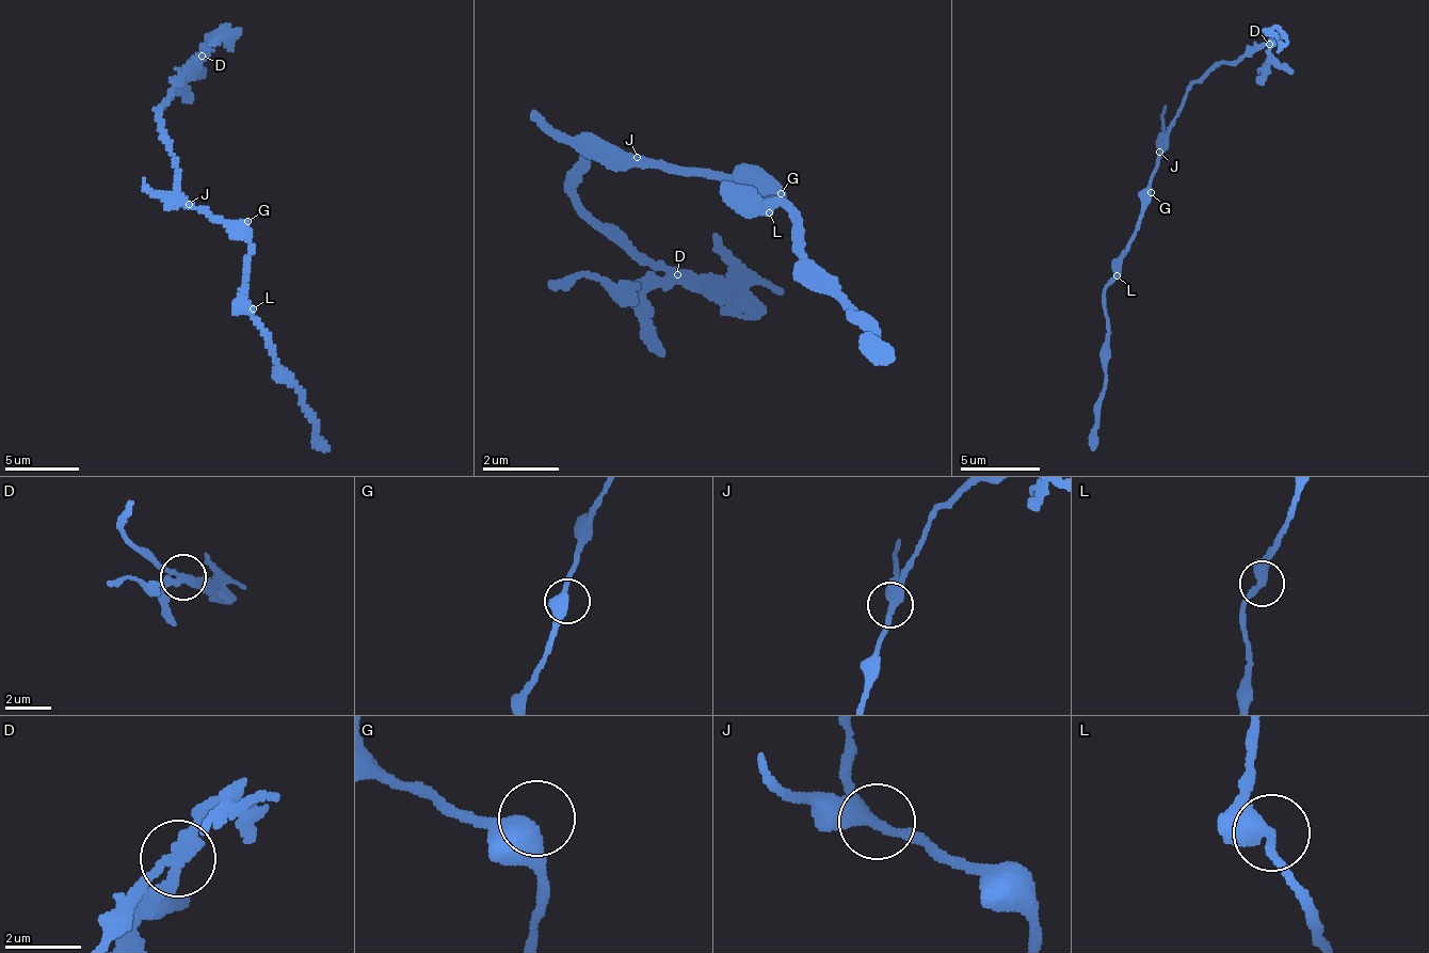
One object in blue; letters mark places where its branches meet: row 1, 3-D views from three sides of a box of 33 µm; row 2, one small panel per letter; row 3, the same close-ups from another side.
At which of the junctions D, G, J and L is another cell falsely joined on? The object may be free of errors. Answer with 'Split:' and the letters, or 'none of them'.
Split: D

